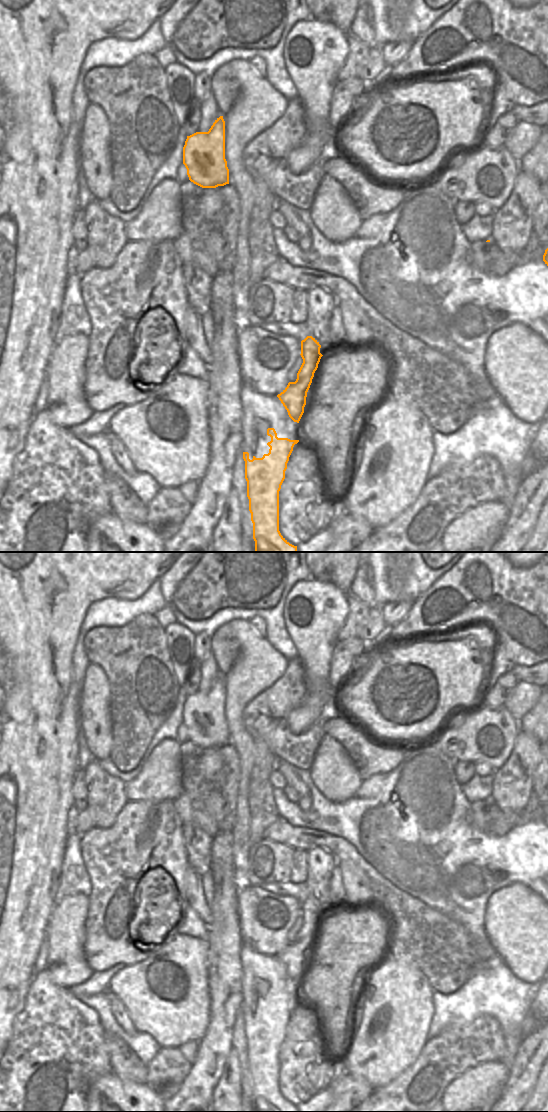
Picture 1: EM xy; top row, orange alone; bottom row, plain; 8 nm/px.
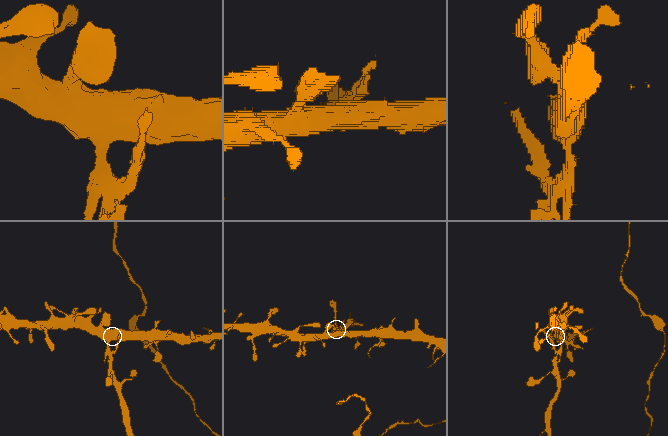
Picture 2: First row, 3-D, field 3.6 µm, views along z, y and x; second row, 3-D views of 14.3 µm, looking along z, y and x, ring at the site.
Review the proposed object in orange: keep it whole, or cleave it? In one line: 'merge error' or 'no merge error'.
merge error

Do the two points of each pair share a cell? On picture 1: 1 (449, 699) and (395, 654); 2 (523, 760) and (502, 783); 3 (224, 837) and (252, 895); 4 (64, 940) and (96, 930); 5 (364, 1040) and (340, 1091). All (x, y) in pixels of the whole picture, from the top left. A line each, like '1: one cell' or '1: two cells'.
1: one cell
2: one cell
3: two cells
4: two cells
5: two cells

